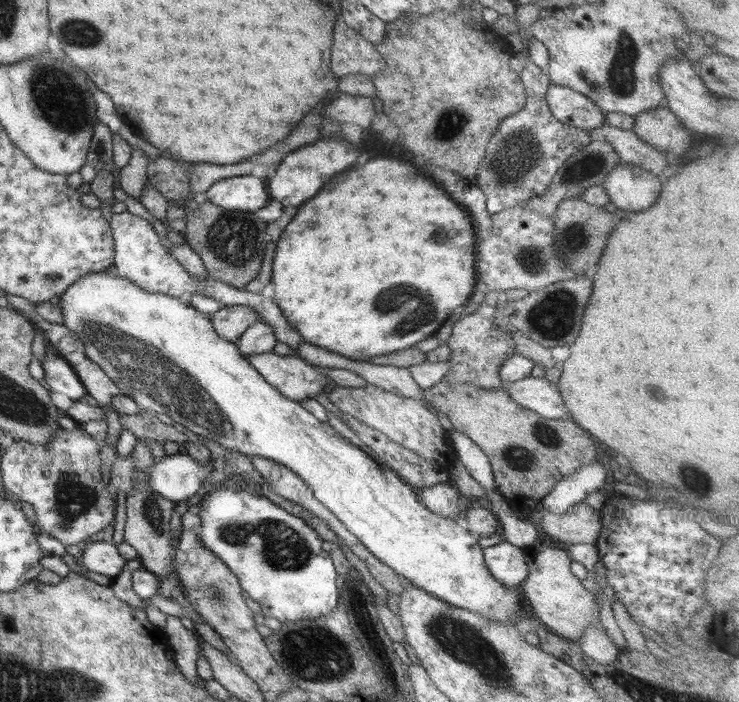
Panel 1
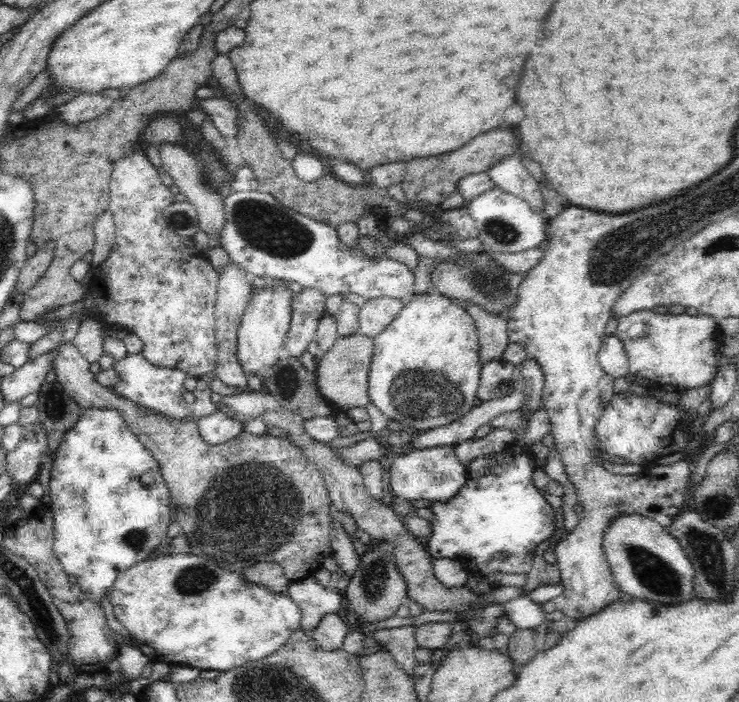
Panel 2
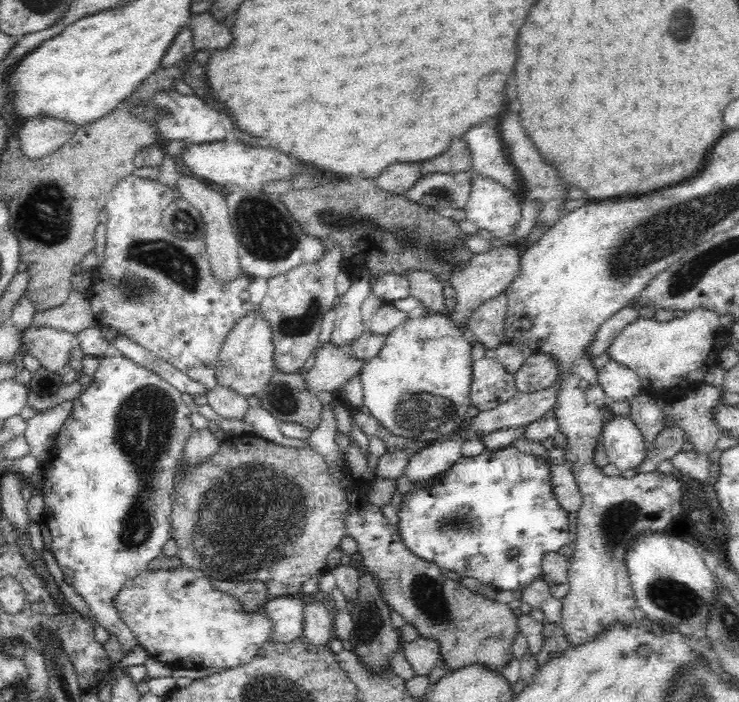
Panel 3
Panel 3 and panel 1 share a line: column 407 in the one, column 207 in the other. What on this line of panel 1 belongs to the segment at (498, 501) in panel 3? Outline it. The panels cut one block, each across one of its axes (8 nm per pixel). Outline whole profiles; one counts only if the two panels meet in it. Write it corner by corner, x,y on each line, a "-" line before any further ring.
232,476
218,484
216,490
208,492
200,506
200,541
238,577
242,590
260,604
264,617
275,618
280,623
290,623
326,617
336,610
341,598
338,571
331,554
322,548
323,538
302,518
290,514
262,496
256,482

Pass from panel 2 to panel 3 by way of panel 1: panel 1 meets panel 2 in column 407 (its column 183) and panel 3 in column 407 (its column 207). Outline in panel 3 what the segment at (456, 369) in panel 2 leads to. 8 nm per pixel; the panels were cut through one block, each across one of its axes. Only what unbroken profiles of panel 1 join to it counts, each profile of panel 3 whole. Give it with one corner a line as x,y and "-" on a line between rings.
426,311
418,318
408,317
386,335
380,352
362,367
358,374
363,384
362,409
374,416
389,434
410,440
436,440
456,431
460,424
466,422
466,411
471,406
472,343
464,338
462,329
452,324
454,321
448,313

